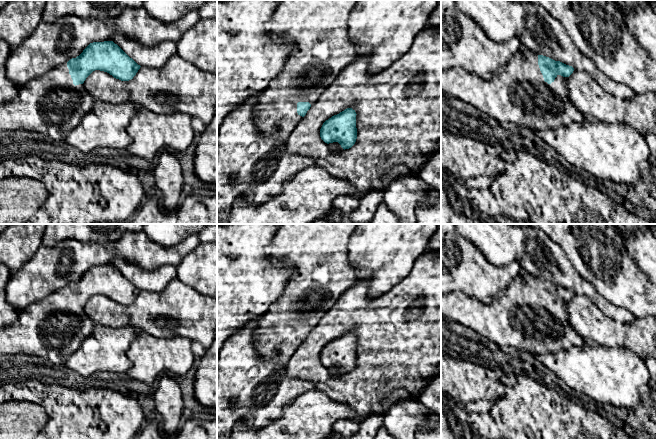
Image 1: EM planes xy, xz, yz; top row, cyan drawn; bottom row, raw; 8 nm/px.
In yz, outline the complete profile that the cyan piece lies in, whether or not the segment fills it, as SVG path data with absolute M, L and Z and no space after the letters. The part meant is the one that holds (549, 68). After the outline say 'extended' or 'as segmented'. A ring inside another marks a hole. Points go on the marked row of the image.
M518 50L491 79L483 79L461 67L441 71L441 92L472 105L502 125L514 123L533 131L554 129L587 118L571 102L566 79L574 68L543 55Z; extended

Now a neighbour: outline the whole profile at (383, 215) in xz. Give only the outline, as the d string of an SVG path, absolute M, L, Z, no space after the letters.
M382 202L373 218L367 222L367 223L364 223L364 224L400 224L398 218L396 215L394 215L385 205L384 202Z

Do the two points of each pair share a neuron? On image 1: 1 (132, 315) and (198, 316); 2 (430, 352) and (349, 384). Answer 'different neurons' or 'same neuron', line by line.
1: same neuron
2: same neuron

